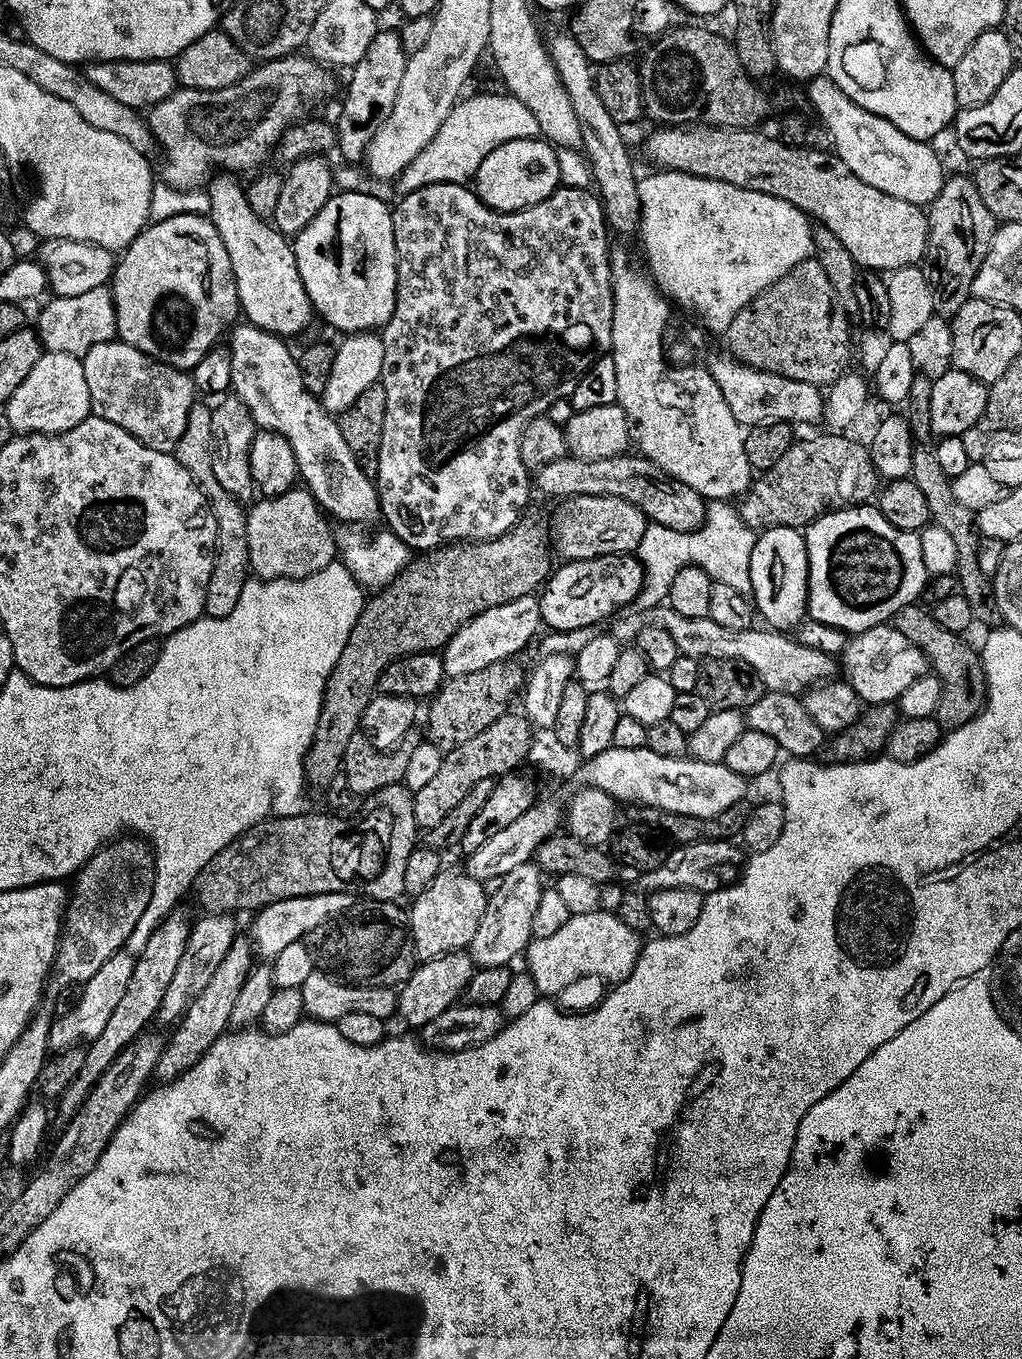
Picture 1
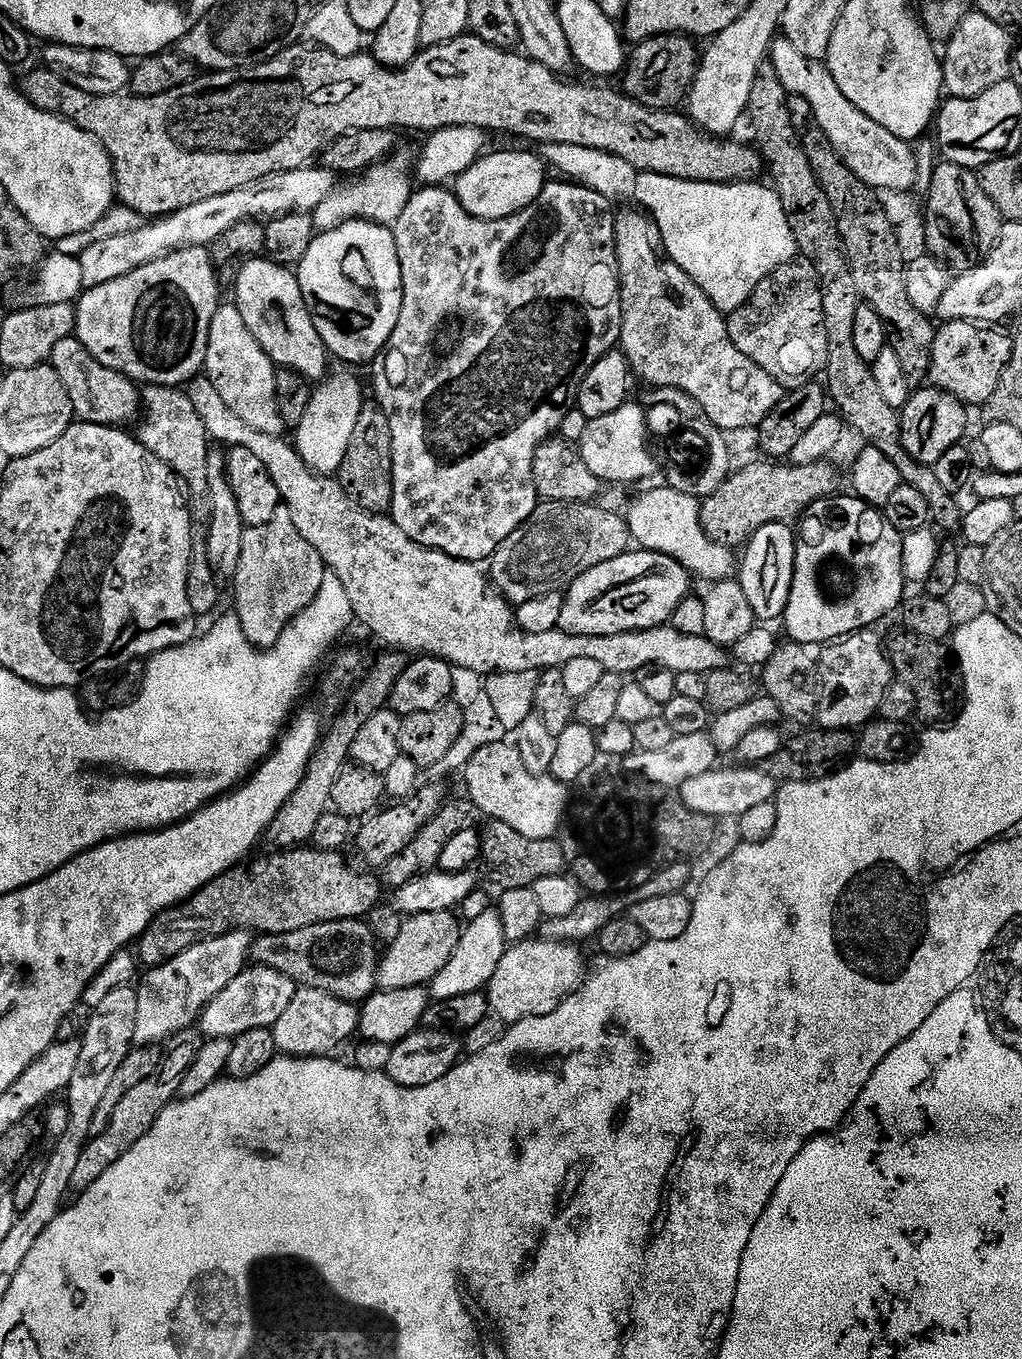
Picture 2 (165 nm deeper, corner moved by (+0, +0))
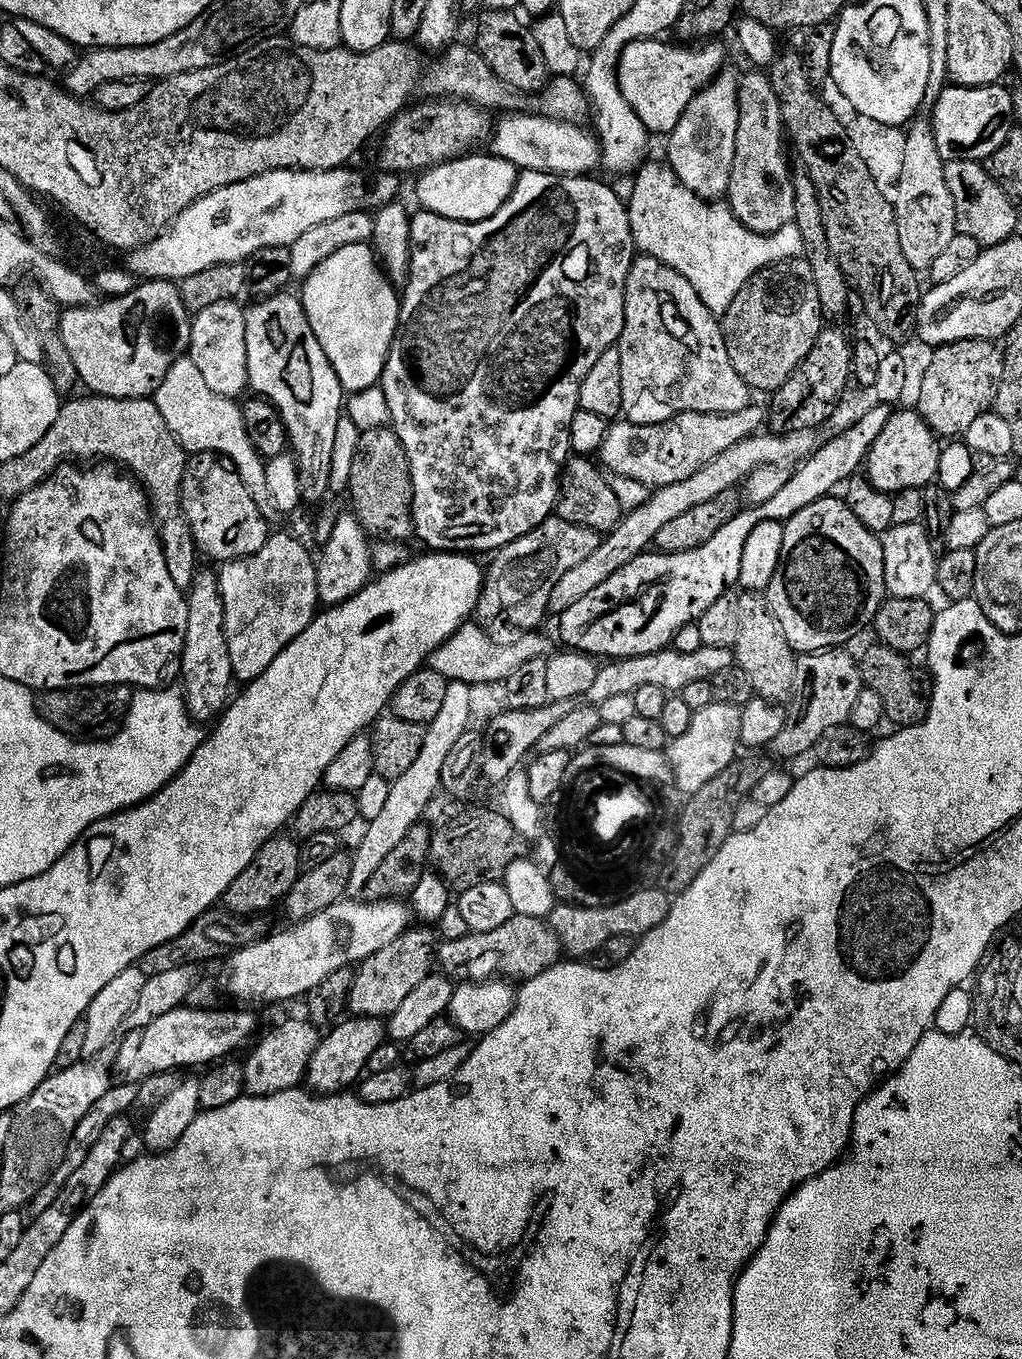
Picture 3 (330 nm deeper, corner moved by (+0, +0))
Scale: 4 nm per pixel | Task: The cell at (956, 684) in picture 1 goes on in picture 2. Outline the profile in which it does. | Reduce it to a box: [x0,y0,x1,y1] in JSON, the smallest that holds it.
[886,630,958,726]

